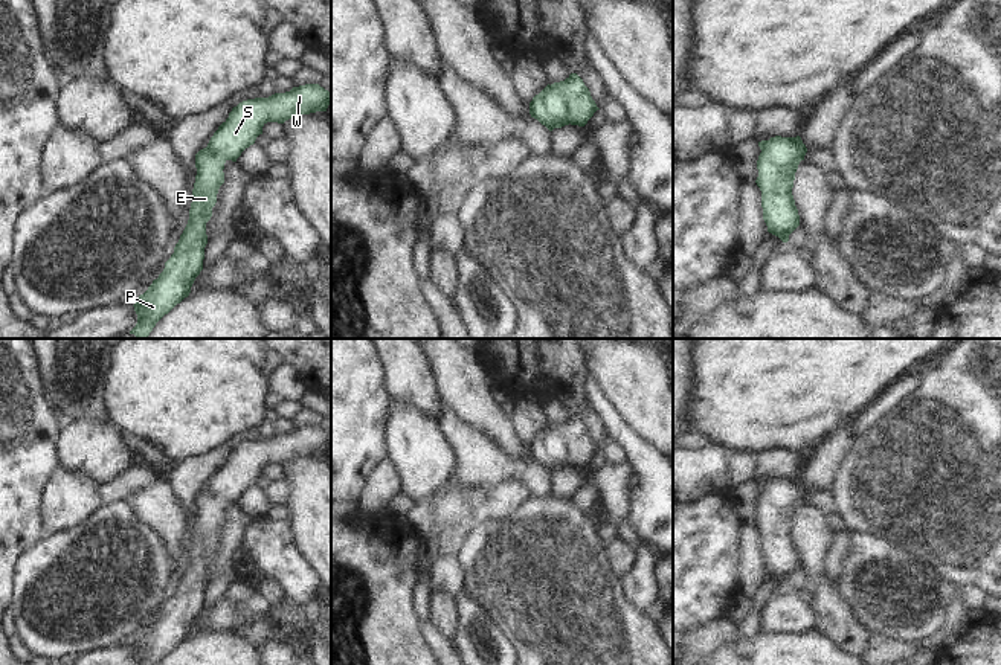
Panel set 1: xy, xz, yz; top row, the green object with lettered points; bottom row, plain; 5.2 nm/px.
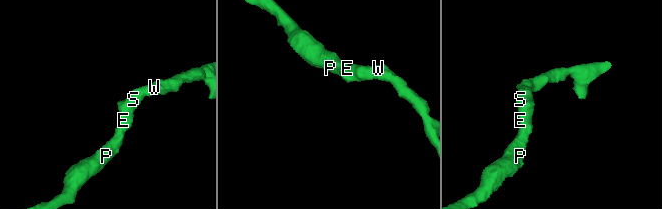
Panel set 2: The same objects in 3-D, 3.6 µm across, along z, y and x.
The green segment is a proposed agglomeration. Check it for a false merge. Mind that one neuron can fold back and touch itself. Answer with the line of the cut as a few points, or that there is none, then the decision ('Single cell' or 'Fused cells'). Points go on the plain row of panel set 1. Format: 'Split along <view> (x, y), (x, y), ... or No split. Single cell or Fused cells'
No split. Single cell.

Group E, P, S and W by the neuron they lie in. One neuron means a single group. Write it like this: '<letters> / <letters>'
E P S W

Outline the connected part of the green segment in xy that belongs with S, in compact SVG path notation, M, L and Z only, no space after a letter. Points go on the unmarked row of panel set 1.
M319 426L293 429L285 435L240 444L218 468L206 490L195 496L195 525L188 566L165 604L163 613L136 642L137 665L157 665L189 638L203 612L208 586L206 564L212 558L217 535L224 525L224 505L237 503L255 485L267 464L284 465L298 456L327 453L331 435Z

